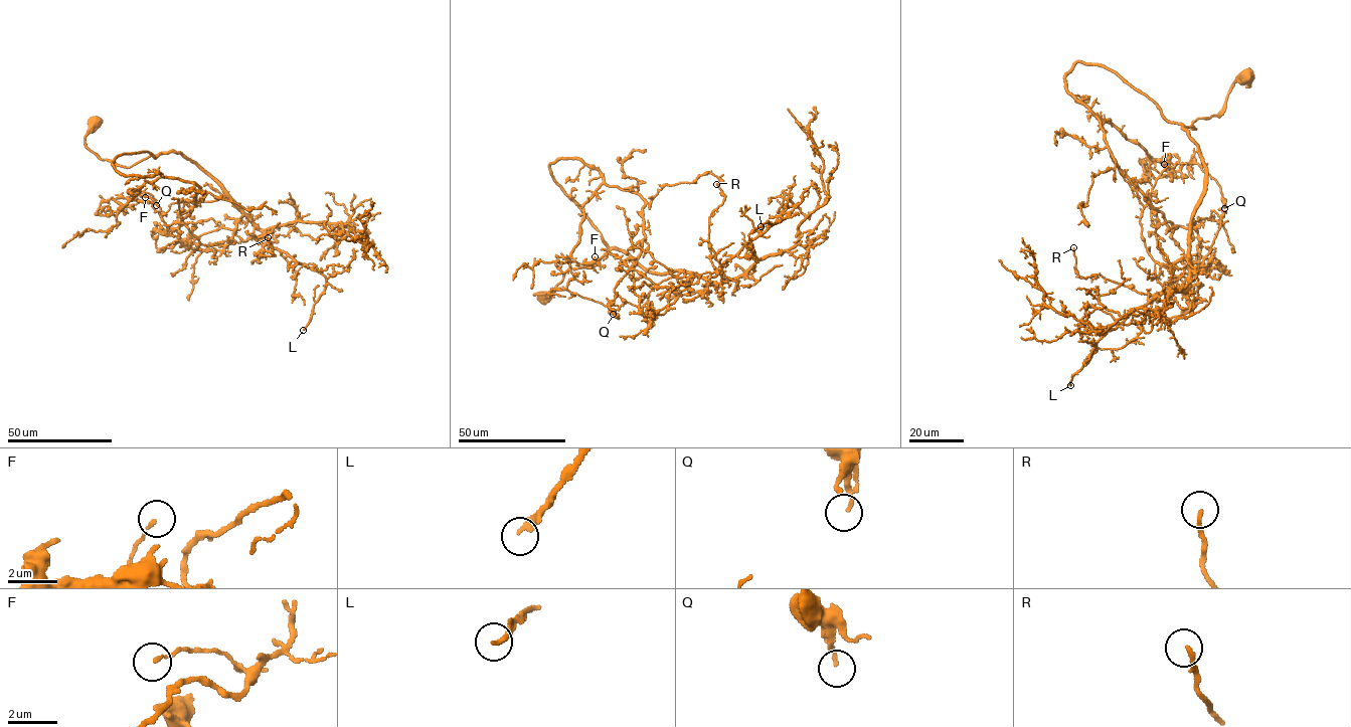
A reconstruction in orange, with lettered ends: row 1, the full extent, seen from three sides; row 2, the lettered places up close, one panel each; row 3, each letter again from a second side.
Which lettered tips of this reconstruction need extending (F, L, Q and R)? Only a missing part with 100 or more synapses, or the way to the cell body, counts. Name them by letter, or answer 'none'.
L

